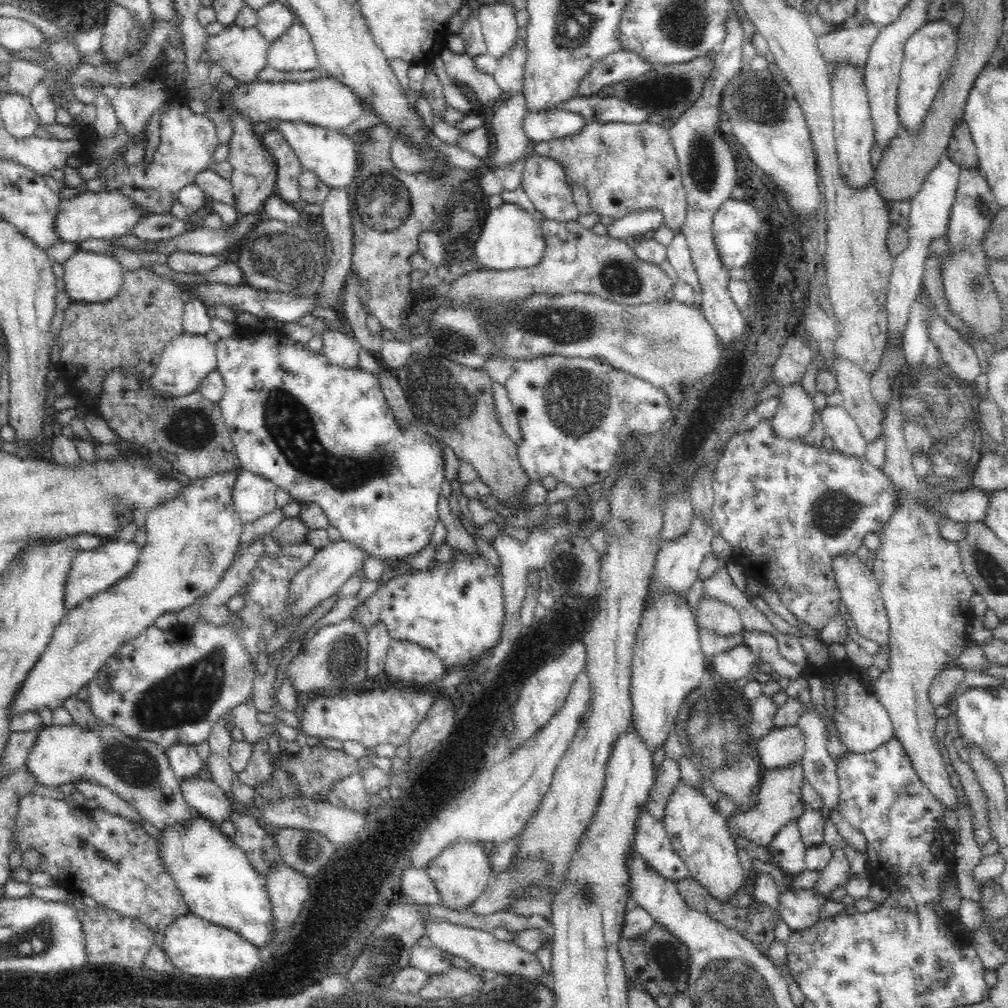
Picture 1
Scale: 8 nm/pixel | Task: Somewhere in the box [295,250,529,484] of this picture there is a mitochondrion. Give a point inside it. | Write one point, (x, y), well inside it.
(442, 400)

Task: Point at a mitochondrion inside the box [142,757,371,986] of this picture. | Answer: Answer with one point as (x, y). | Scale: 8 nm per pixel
(308, 849)

